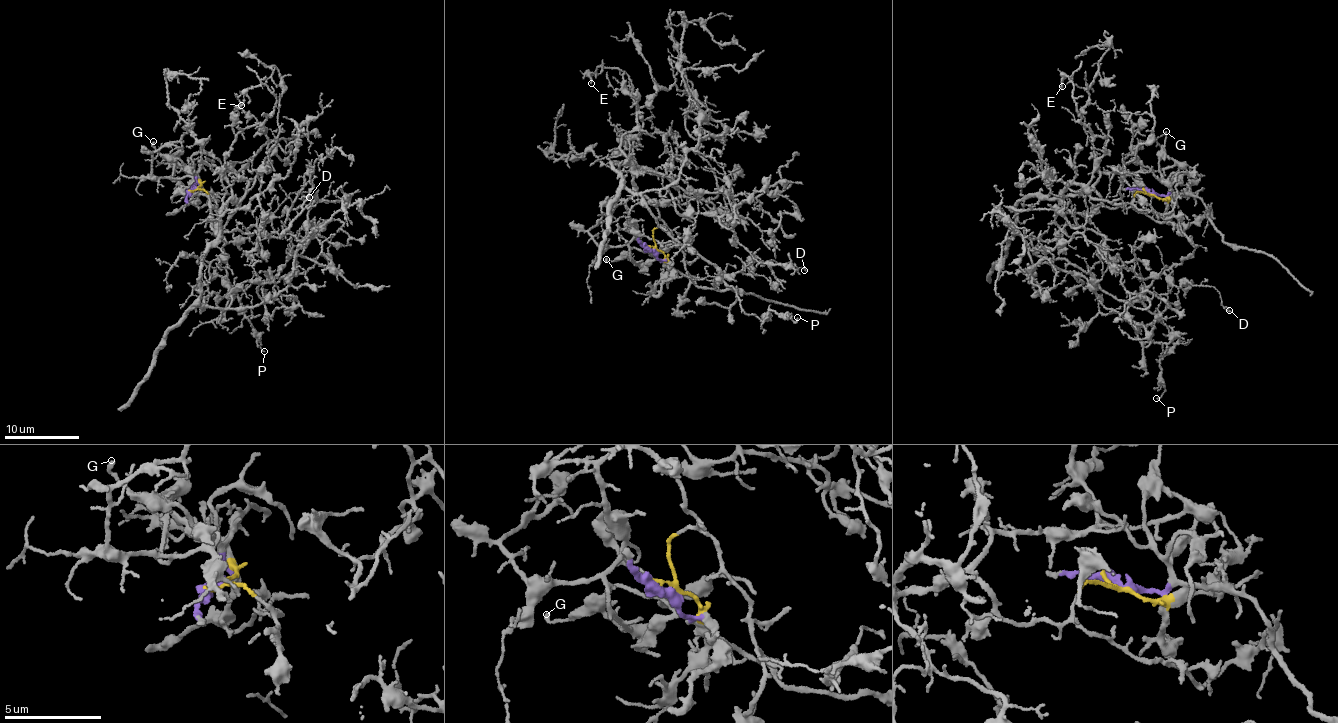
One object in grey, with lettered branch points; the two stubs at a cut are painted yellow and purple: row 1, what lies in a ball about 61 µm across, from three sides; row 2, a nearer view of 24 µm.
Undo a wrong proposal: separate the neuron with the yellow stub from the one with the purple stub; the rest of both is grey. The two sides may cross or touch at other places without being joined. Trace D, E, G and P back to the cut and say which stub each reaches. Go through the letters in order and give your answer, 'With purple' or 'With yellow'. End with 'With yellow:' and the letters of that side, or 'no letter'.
D: With yellow
E: With yellow
G: With purple
P: With yellow
With yellow: D, E, P

